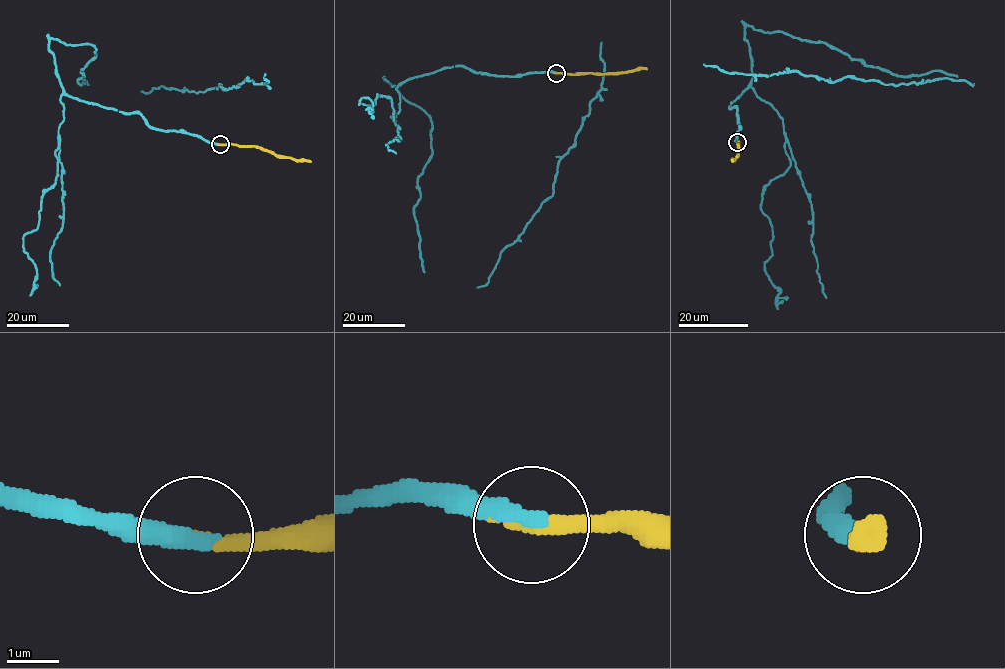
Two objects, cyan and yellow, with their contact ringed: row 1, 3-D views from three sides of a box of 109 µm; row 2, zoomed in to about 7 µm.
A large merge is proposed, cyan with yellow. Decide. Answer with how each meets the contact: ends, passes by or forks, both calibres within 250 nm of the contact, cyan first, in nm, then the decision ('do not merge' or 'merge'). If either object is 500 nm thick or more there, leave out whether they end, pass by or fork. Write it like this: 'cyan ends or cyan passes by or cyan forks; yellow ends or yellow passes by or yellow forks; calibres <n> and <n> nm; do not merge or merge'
cyan ends; yellow ends; calibres 440 and 300 nm; merge

